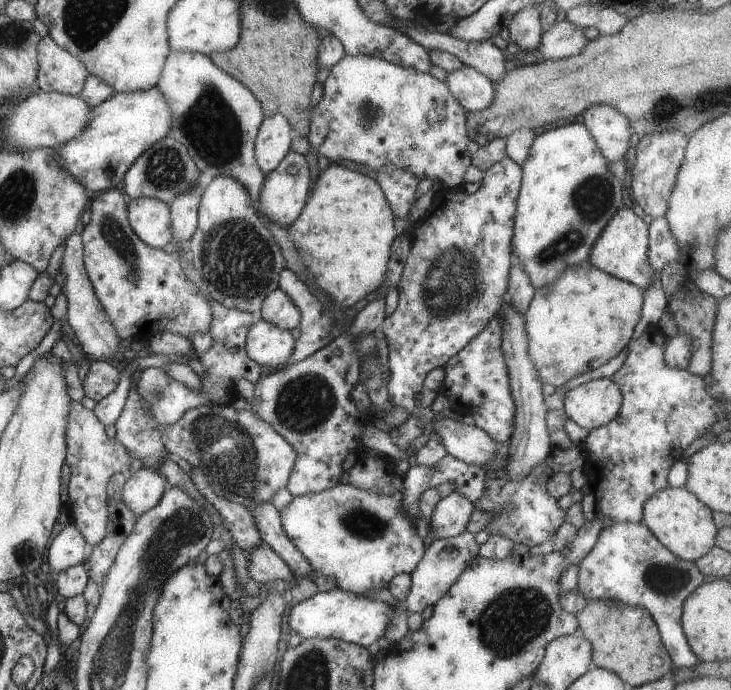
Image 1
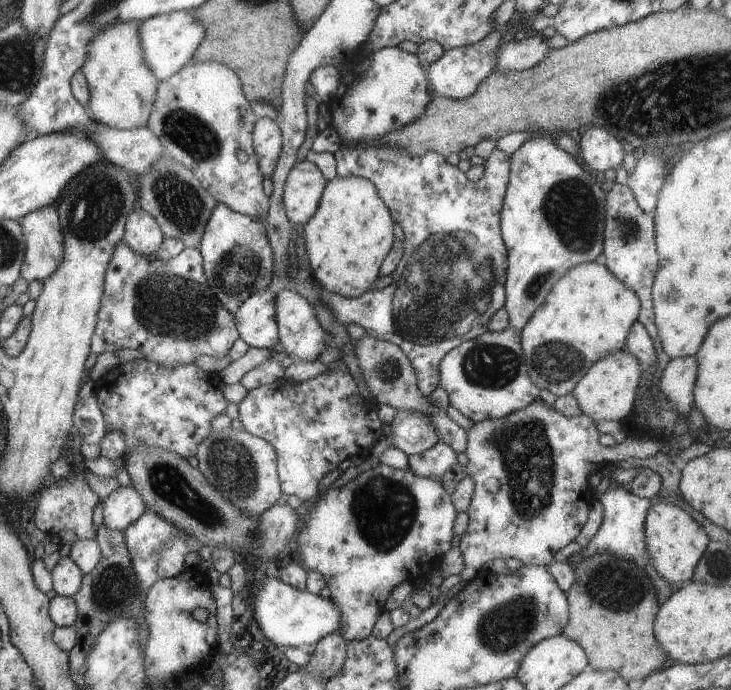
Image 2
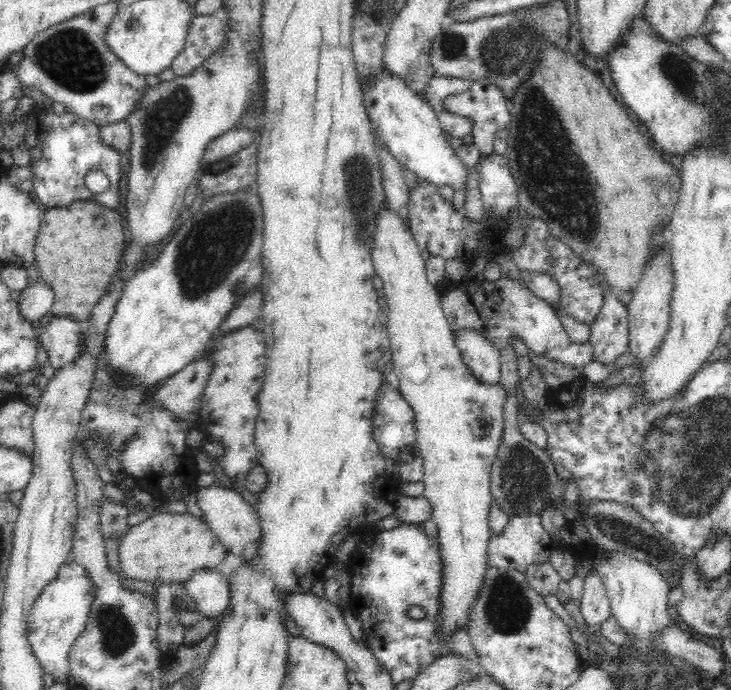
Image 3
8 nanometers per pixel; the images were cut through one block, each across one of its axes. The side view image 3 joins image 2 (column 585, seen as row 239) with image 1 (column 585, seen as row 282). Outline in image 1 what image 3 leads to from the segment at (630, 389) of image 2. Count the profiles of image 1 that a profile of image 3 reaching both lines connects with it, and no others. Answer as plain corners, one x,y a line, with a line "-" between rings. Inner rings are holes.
603,377
568,390
564,409
568,418
590,432
618,416
622,403
618,384
611,377

